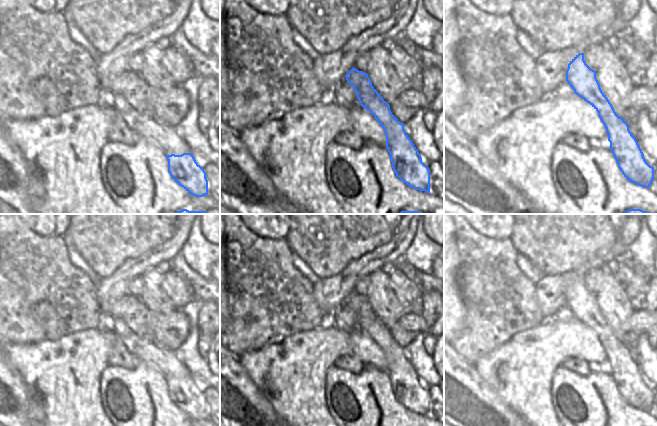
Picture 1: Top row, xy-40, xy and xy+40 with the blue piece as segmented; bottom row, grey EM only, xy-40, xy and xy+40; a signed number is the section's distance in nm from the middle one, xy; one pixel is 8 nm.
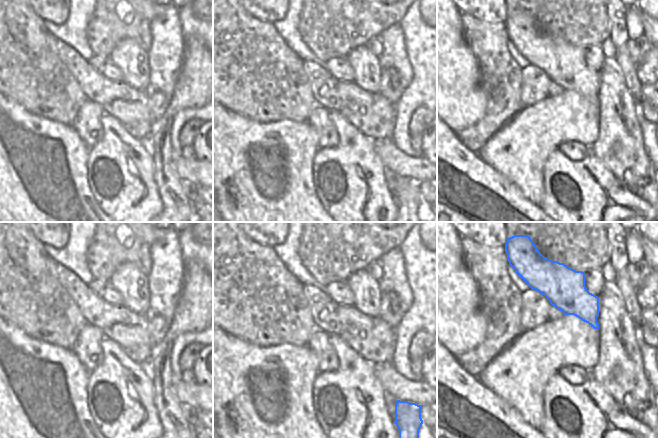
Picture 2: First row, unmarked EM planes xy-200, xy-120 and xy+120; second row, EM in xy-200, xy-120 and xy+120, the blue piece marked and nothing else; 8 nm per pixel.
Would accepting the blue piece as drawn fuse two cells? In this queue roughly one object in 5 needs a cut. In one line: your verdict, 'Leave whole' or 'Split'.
Leave whole.

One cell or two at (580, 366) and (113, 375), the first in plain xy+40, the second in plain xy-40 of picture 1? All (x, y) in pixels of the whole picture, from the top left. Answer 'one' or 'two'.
two

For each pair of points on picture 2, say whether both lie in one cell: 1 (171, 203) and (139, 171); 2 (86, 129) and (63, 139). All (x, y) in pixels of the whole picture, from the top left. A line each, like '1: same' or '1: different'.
1: different
2: different

